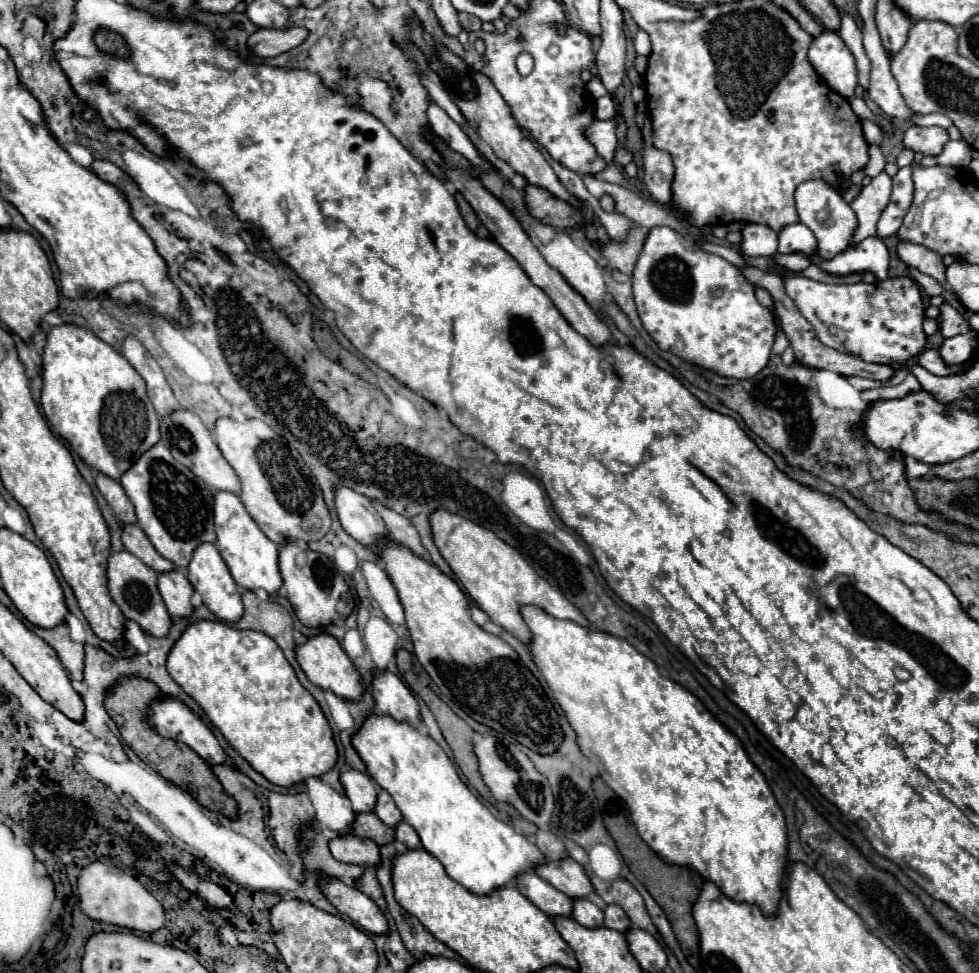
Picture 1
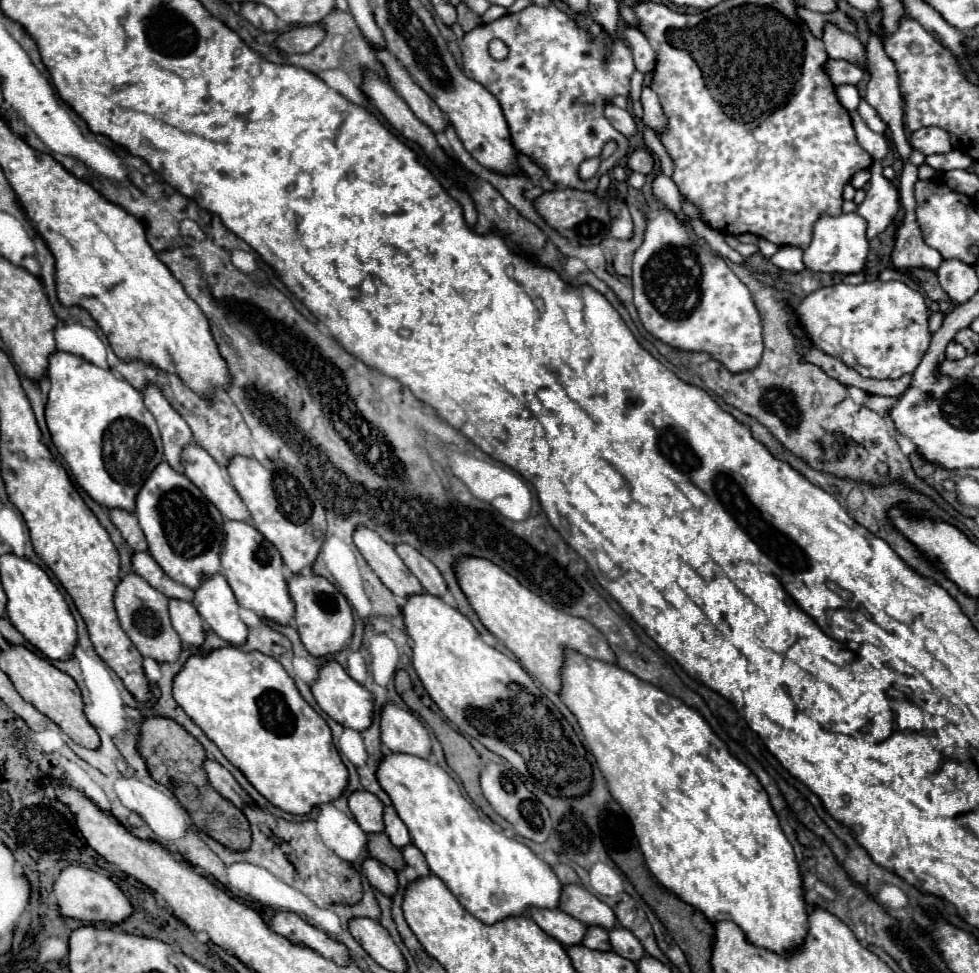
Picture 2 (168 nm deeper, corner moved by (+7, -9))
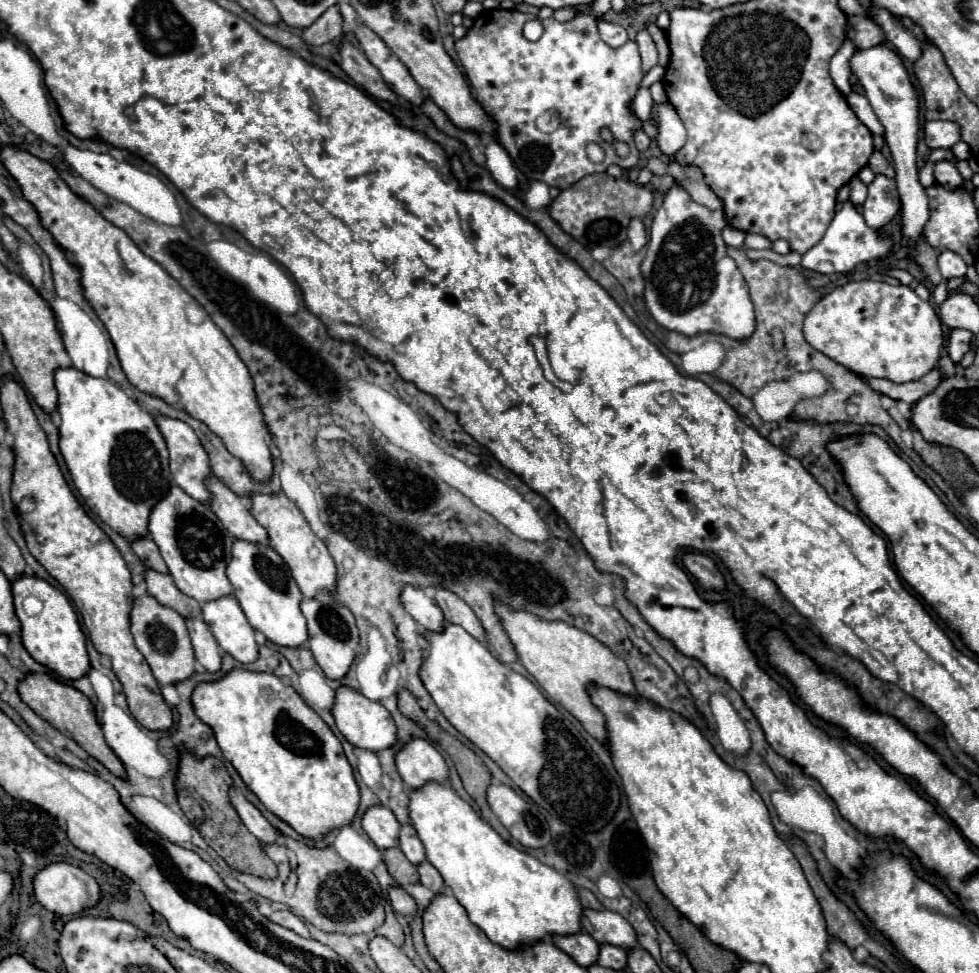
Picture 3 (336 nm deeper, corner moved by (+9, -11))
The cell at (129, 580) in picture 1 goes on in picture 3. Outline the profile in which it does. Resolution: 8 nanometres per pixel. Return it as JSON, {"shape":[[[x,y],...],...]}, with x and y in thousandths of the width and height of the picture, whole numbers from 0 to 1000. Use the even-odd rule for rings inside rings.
{"shape":[[[147,613],[137,619],[133,637],[135,637],[135,654],[139,658],[139,666],[147,672],[149,680],[153,682],[163,703],[182,703],[192,699],[200,691],[198,687],[200,676],[194,662],[190,637],[182,629],[161,621],[159,615],[155,613]]]}

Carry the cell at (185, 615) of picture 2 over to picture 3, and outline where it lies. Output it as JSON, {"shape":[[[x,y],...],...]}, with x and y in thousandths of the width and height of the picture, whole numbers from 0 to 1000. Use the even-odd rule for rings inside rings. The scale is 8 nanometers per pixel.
{"shape":[[[194,635],[190,637],[192,650],[196,656],[196,664],[200,670],[200,678],[212,689],[212,691],[223,691],[227,684],[227,668],[217,654],[212,641],[208,641],[206,635]]]}

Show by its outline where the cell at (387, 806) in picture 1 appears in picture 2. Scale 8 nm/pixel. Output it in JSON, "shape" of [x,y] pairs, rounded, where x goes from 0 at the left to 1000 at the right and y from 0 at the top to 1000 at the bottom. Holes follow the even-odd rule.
{"shape":[[[396,818],[390,822],[390,826],[392,826],[392,847],[394,847],[394,853],[392,855],[396,857],[396,861],[400,863],[402,869],[407,869],[407,872],[415,869],[419,865],[417,851],[407,841],[407,837],[404,837],[404,832],[402,832],[402,828],[400,828],[400,824],[398,824]]]}

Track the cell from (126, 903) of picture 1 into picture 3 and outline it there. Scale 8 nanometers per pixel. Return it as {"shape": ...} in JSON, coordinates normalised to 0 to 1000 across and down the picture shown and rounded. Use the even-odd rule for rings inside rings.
{"shape":[[[55,886],[49,888],[47,892],[39,894],[33,902],[35,909],[35,923],[51,937],[59,941],[72,941],[72,939],[82,939],[86,933],[94,933],[102,925],[102,911],[94,900],[90,900],[86,894],[82,894],[76,888],[69,886]]]}

